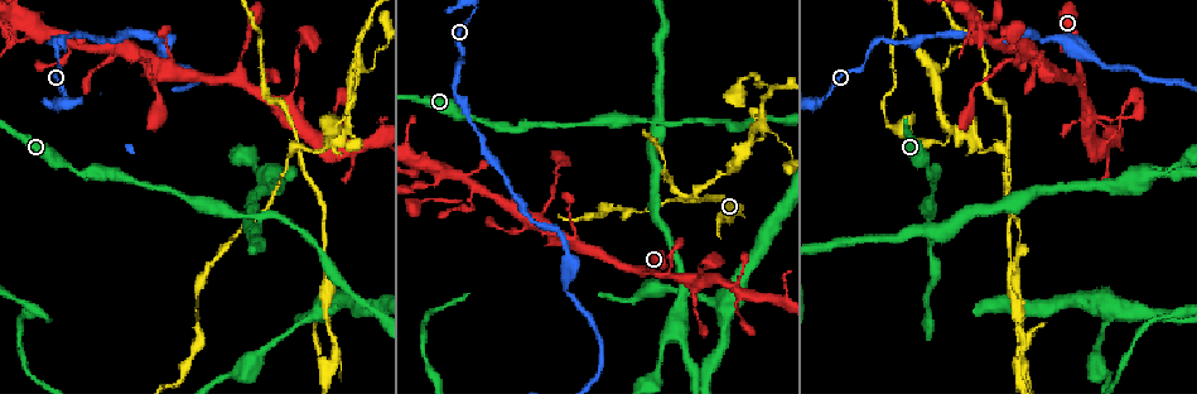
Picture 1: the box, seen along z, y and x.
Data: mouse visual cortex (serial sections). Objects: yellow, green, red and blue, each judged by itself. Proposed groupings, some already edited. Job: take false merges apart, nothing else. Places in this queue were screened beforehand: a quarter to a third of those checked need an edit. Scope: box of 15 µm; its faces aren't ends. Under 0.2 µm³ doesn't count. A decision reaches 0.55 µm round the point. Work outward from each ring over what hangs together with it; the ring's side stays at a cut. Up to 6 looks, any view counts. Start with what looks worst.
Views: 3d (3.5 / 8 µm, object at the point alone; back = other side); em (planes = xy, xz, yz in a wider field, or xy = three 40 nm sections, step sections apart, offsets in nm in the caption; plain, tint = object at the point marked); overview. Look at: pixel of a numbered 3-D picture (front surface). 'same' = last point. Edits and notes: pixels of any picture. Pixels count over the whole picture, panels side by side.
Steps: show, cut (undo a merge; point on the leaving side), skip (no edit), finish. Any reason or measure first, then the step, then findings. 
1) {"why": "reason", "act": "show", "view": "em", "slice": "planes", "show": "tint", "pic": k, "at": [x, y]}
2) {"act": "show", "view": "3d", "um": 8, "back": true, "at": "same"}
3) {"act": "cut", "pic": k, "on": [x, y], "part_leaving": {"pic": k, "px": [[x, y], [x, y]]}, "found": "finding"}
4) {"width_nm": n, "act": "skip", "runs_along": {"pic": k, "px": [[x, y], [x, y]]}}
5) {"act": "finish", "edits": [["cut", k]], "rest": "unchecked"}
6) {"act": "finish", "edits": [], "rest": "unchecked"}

{"why": "four-way junction", "act": "show", "view": "3d", "um": 3.5, "back": true, "pic": 1, "at": [1001, 148]}

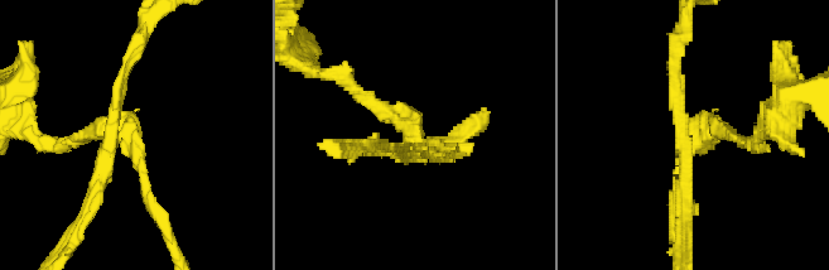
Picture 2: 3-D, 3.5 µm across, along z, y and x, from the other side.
{"arms": 4, "arm_widths_nm": [150, 150, 200, 200], "why": "need the tissue", "act": "show", "view": "em", "slice": "xy", "step": 2, "show": "tint", "pic": 2, "at": [126, 143]}

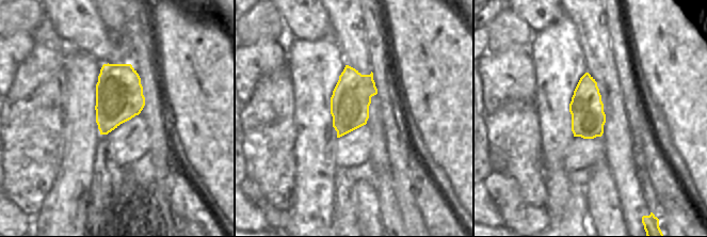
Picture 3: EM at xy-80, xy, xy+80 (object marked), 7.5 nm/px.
{"act": "cut", "pic": 2, "on": [144, 181], "part_leaving": {"pic": 2, "px": [[403, 141], [410, 128], [324, 73]]}, "found": "two cells meet here"}

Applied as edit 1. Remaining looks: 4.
{"why": "sharp bend", "act": "show", "view": "3d", "um": 3.5, "pic": 1, "at": [932, 224]}

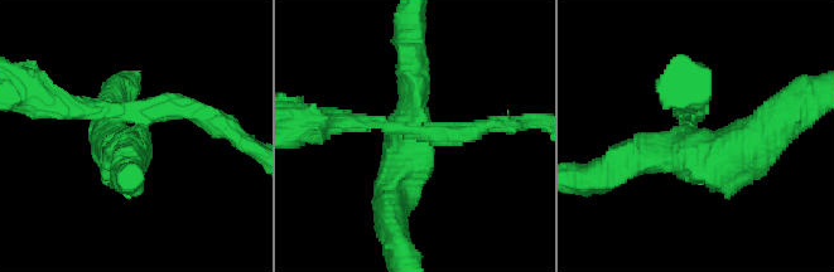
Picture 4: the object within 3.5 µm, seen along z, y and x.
{"arms": 4, "arm_widths_nm": [200, 250, 400, 500], "why": "shape alone is not enough", "act": "show", "view": "em", "slice": "xy", "step": 3, "show": "tint", "pic": 4, "at": [416, 129]}

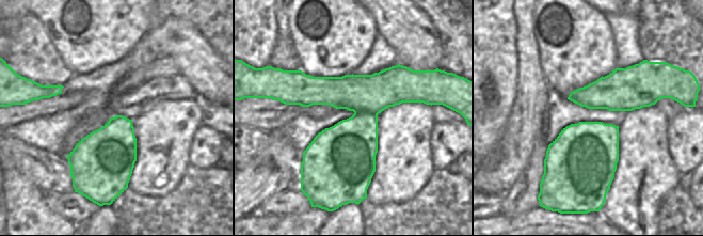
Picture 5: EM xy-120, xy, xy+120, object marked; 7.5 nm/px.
{"act": "skip", "runs_along": {"pic": 4, "px": [[684, 108], [703, 155], [758, 144]]}, "found": "continuous, no second cell"}

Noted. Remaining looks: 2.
{"why": "sudden change in width", "act": "show", "view": "3d", "um": 3.5, "pic": 1, "at": [473, 10]}

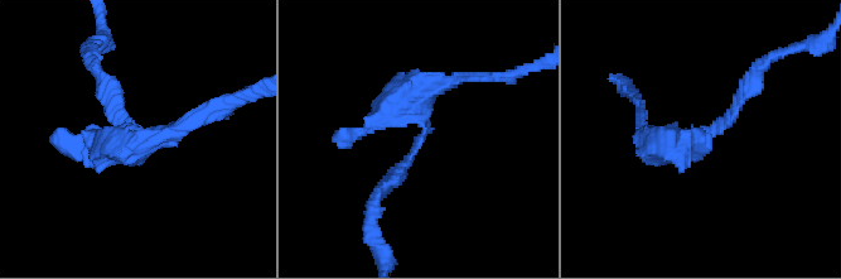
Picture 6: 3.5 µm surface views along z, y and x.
{"act": "skip", "runs_along": {"pic": 6, "px": [[747, 92], [692, 143]]}, "found": "continuous, no second cell"}

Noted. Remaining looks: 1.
{"act": "finish", "edits": [["cut", 2]], "rest": "unchecked"}

